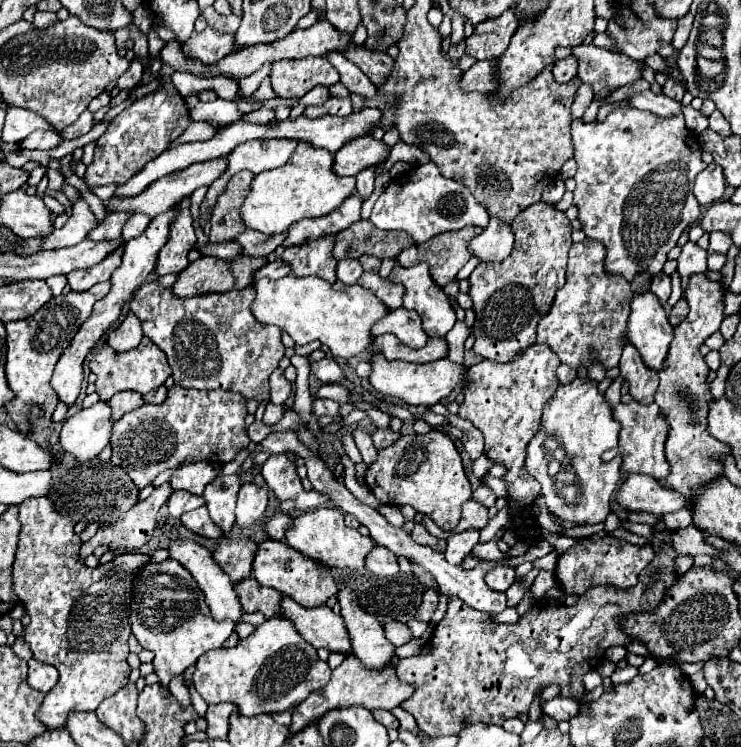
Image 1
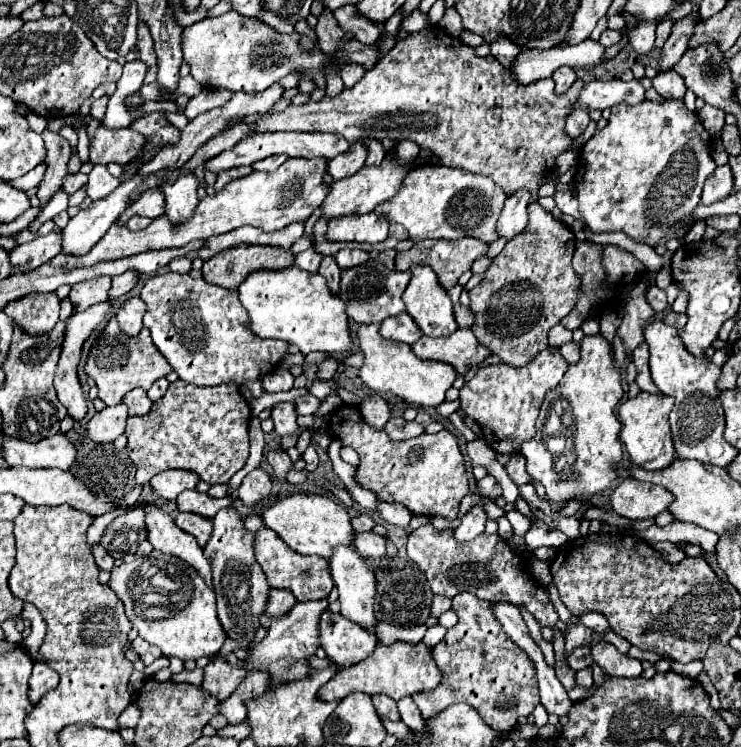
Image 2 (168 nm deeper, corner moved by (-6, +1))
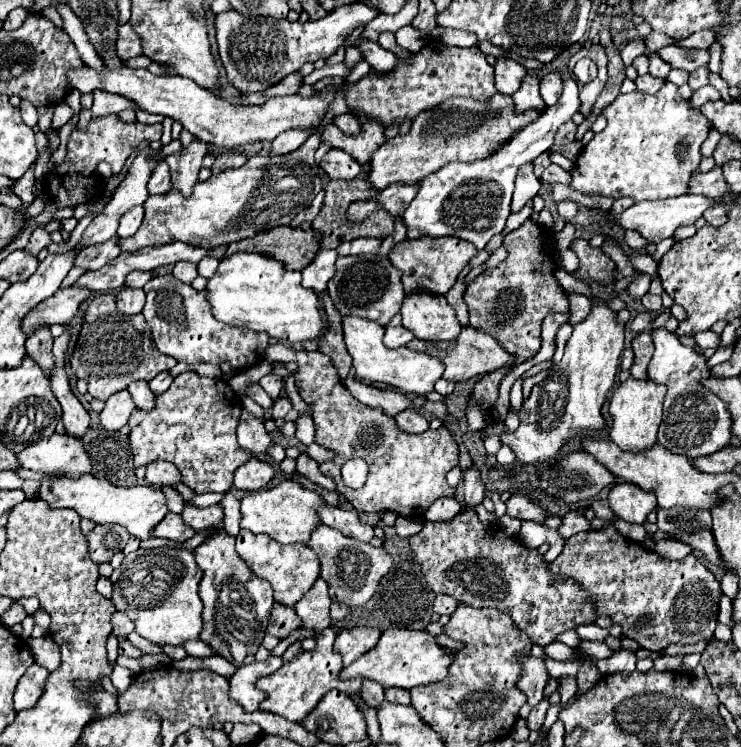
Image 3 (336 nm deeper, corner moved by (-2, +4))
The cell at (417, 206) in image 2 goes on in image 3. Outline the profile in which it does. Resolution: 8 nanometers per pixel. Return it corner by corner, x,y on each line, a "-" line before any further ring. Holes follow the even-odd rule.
564,80
564,92
558,102
544,110
540,120
532,122
524,132
518,132
510,142
506,142
500,152
492,154
486,160
476,160
472,164
452,162
420,180
418,196
410,202
406,212
402,214
404,224
408,228
420,228
432,238
440,236
456,236
472,242
478,250
482,250
490,238
504,230
506,218
510,216
510,200
514,192
514,176
522,164
532,162
542,152
550,150
554,144
554,134
560,124
568,122
580,110
578,86
574,80

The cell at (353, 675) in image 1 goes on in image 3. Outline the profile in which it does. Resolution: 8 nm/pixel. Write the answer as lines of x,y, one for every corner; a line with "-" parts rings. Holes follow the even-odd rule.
388,628
382,632
380,642
366,652
364,656
360,656
356,662
352,662
352,666
342,670
342,678
368,678
374,682
380,682
384,688
396,686
396,688
404,688
410,690
414,686
422,686
422,684
432,684
432,682
440,682
446,678
448,674
448,666
452,664
452,652
444,646
440,646
436,642
436,638
432,634
428,634
426,630
408,630
408,628

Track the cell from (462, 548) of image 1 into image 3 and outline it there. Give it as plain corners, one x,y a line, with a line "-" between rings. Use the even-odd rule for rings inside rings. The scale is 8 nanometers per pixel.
474,464
464,470
464,498
470,510
474,510
484,498
484,482
480,478
480,470

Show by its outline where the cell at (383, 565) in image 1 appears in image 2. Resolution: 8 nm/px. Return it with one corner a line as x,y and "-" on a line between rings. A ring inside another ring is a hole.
372,531
356,533
356,549
360,551
360,555
364,555
364,559
380,561
382,557
386,557
386,537

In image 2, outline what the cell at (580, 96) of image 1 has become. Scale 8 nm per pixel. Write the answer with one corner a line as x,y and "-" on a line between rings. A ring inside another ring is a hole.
574,109
574,111
566,117
566,133
568,133
570,137
578,137
578,135
586,129
588,123
590,123
588,111
584,111
584,109

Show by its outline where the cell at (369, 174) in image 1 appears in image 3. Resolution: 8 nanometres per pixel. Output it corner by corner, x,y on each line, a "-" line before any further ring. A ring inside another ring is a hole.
348,112
340,114
340,116
334,116
332,124
336,124
342,132
348,132
348,134
358,134
360,132
360,122

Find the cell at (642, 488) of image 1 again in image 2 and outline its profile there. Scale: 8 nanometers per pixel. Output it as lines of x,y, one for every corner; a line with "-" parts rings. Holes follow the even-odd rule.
624,479
612,493
612,509
628,519
652,519
666,511
672,503
672,493
660,485
638,479

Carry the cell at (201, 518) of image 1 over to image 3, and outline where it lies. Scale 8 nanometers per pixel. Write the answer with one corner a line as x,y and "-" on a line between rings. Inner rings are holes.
168,512
164,516
164,520
160,524
156,524
156,528
152,530
154,538
168,538
168,540
174,540
174,542
186,542
194,534
196,532
182,522
182,516
178,516
174,512

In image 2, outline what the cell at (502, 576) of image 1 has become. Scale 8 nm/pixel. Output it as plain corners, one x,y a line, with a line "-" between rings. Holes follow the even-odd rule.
428,523
412,531
408,539
408,557
426,573
426,579
436,595
454,597
456,593
468,591
492,603
508,601
518,607
524,605
544,627
554,627
558,621
558,613
552,607
546,589
534,581
526,559
512,553
508,543
498,535
482,533
474,541
456,543
452,531
436,531
432,523

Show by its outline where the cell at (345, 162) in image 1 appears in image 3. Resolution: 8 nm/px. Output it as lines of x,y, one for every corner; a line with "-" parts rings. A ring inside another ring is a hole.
332,148
330,152
326,152
320,166
330,180
352,180
362,170
360,164
340,148

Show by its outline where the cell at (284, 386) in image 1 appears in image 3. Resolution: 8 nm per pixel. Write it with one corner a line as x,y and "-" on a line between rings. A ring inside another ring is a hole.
268,374
268,376
264,376
264,378
260,380
260,386
266,390
266,394
268,394
272,400
276,400
276,398
280,396
282,388
284,388
284,380
282,380
280,376
276,376
276,374

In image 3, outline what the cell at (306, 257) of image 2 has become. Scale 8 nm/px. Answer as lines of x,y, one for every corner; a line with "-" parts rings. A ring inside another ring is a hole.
320,250
316,260
302,270
302,286
322,294
326,290
328,280
334,276
334,262
338,258
336,250

